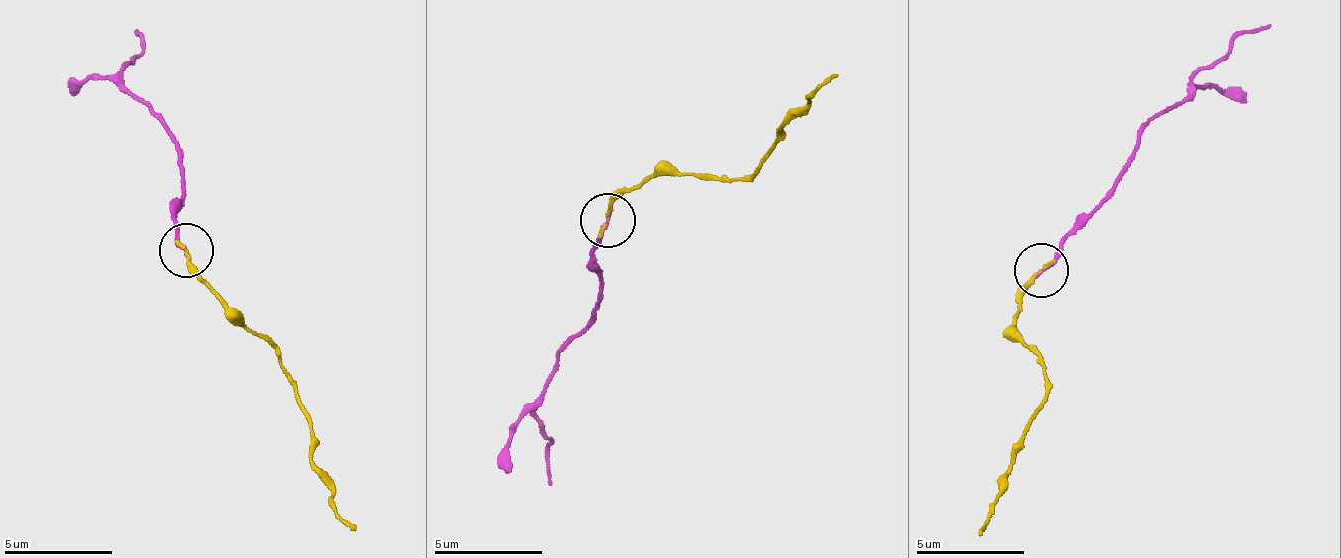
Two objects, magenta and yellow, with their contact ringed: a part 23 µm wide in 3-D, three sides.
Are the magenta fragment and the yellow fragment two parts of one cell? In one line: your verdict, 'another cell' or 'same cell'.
another cell

